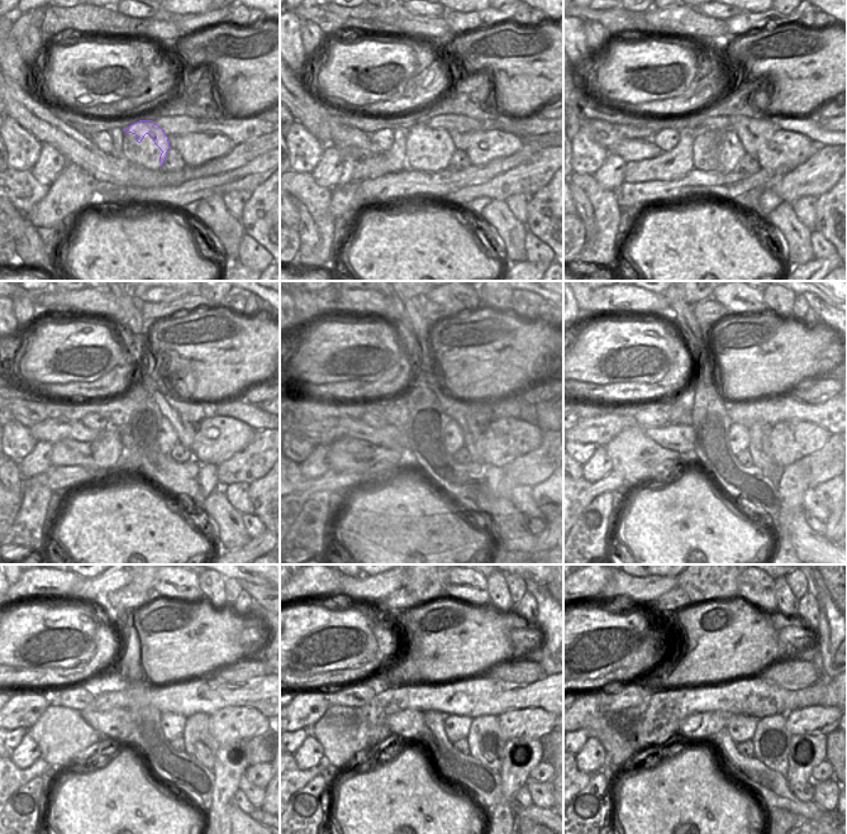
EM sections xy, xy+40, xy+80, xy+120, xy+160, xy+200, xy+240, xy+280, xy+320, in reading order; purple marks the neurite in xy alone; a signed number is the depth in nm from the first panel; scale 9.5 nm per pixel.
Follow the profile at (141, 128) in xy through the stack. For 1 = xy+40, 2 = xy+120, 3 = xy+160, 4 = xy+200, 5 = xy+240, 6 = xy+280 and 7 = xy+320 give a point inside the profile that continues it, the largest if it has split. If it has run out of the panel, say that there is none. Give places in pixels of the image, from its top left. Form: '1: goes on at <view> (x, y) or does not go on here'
1: goes on at xy+40 (443, 138)
2: goes on at xy+120 (169, 439)
3: goes on at xy+160 (453, 435)
4: goes on at xy+200 (738, 434)
5: goes on at xy+240 (172, 724)
6: goes on at xy+280 (457, 727)
7: goes on at xy+320 (741, 728)

